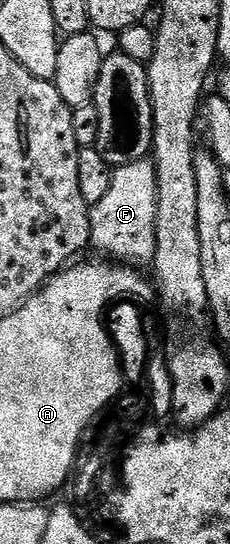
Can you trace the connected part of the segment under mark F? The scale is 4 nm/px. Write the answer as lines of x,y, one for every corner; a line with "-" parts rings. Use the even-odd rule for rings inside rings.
150,159
129,162
114,169
109,191
101,202
90,205
91,244
96,253
106,254
131,266
150,265
155,258
157,222
157,174

